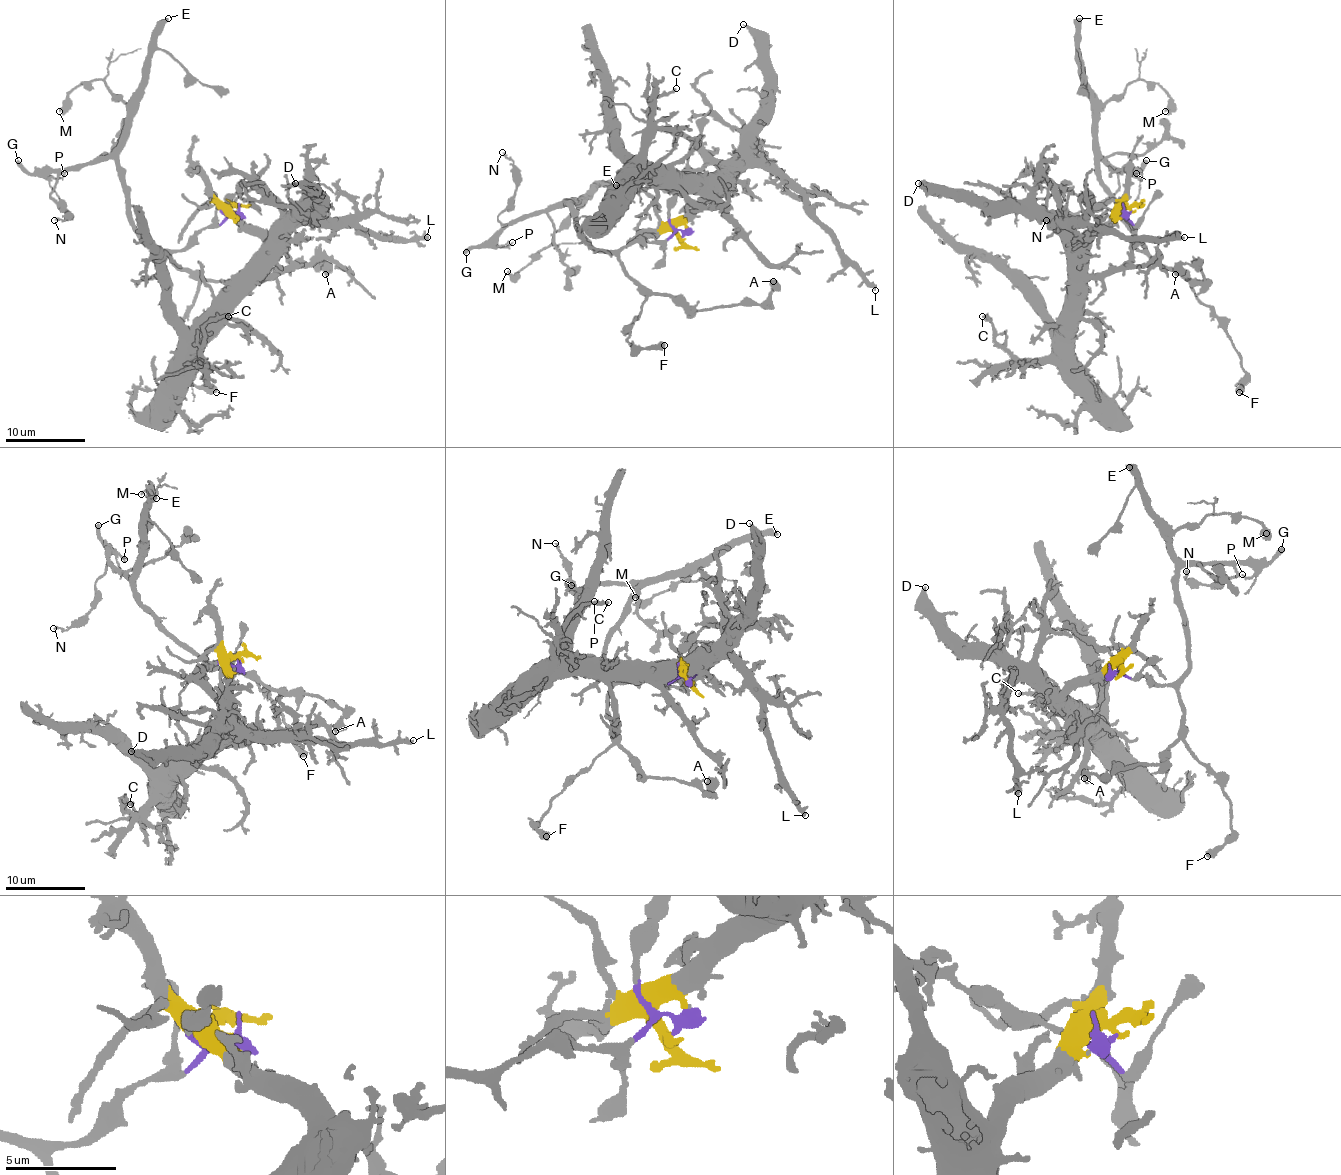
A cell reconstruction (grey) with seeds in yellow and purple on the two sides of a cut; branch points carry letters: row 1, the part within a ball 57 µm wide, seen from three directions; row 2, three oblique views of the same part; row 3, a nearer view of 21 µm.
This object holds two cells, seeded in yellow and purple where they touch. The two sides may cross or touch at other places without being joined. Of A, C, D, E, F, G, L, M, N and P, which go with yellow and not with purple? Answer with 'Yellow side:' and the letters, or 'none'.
Yellow side: C, D, L

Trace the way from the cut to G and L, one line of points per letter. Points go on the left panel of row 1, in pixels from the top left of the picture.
G: (234, 212), (184, 248), (154, 250), (130, 216), (130, 194), (114, 160), (30, 174), (18, 160)
L: (232, 212), (274, 242), (296, 224), (354, 224), (378, 236), (406, 240), (426, 236)

